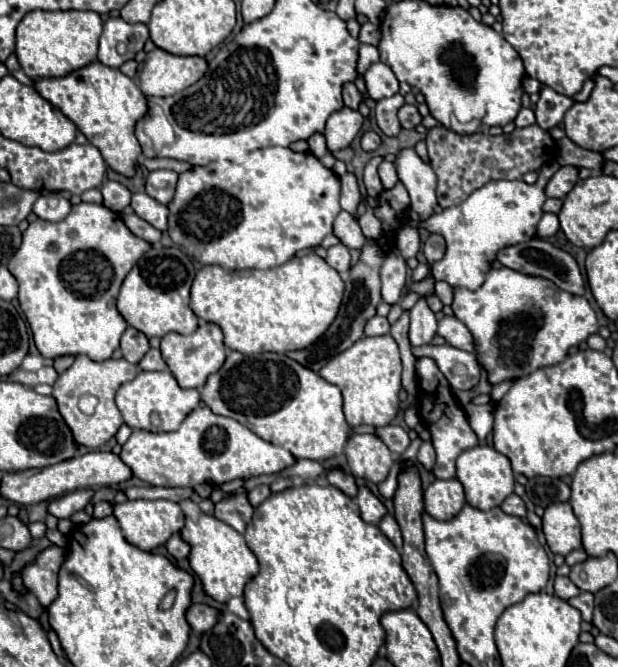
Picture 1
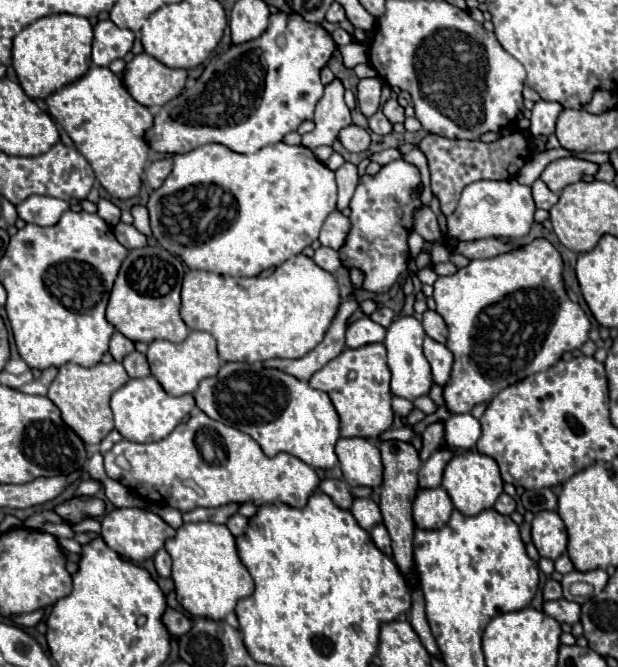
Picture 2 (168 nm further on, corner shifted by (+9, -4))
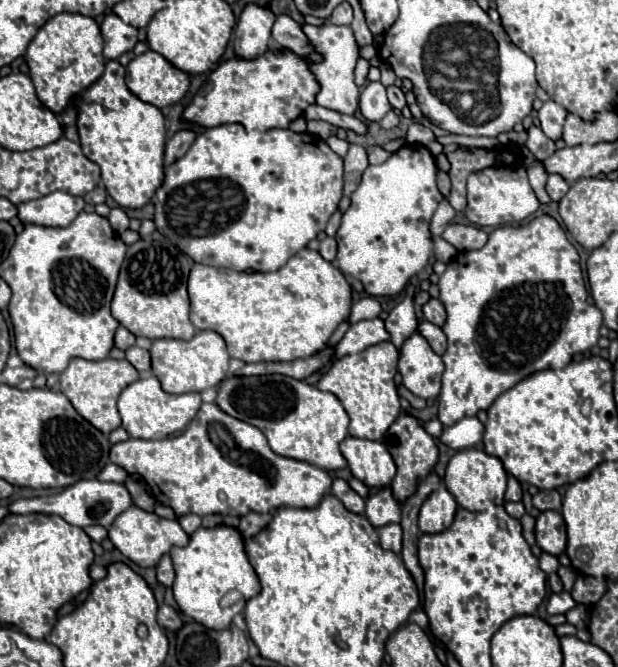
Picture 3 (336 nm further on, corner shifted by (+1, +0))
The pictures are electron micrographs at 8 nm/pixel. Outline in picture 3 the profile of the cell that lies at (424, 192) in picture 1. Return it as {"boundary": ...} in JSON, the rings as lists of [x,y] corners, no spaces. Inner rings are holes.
{"boundary":[[[448,224],[442,238],[450,242],[456,250],[468,252],[478,250],[488,242],[488,232],[476,226],[462,226],[462,224]]]}

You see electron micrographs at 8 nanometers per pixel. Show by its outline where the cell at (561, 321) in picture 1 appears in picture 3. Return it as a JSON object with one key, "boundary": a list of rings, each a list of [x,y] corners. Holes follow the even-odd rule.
{"boundary":[[[538,216],[528,226],[502,226],[502,228],[496,228],[494,232],[490,232],[490,240],[484,248],[470,250],[470,252],[460,252],[456,258],[450,260],[448,268],[440,276],[438,288],[440,288],[440,302],[444,304],[444,308],[448,312],[446,324],[442,326],[442,330],[448,338],[448,350],[442,356],[442,360],[446,364],[446,370],[442,374],[442,392],[440,392],[440,404],[438,404],[438,420],[442,422],[444,428],[456,424],[464,416],[476,416],[478,410],[488,410],[488,406],[500,394],[504,394],[506,390],[516,386],[522,378],[526,378],[534,372],[540,372],[544,368],[562,368],[562,366],[566,366],[572,360],[572,354],[578,354],[578,352],[584,352],[584,350],[592,348],[600,338],[598,330],[602,326],[602,312],[594,304],[588,302],[578,252],[572,246],[572,242],[566,238],[566,232],[560,228],[560,224],[550,216]]]}

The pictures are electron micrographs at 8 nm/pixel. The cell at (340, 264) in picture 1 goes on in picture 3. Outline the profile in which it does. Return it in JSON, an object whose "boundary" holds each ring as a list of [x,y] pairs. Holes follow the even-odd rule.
{"boundary":[[[326,236],[326,238],[320,242],[320,250],[318,250],[318,252],[322,254],[322,258],[324,258],[324,260],[328,260],[328,262],[334,262],[334,260],[336,260],[336,254],[338,254],[336,240]]]}

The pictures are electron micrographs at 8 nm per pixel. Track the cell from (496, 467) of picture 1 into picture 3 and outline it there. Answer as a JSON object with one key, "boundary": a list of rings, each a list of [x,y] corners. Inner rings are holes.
{"boundary":[[[468,448],[468,450],[456,452],[450,458],[448,468],[446,468],[446,476],[444,476],[446,488],[454,494],[456,502],[470,512],[484,512],[490,506],[504,504],[506,480],[508,480],[508,474],[502,466],[502,462],[496,456],[490,456],[478,448]]]}

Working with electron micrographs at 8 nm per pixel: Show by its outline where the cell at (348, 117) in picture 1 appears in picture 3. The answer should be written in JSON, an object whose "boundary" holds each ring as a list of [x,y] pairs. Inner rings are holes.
{"boundary":[[[304,24],[302,30],[306,32],[314,48],[324,56],[322,64],[310,62],[310,68],[320,82],[320,94],[316,96],[316,104],[340,114],[354,114],[358,110],[358,86],[354,84],[354,68],[358,62],[358,42],[354,38],[352,28],[336,26],[336,24],[324,24],[324,26]]]}

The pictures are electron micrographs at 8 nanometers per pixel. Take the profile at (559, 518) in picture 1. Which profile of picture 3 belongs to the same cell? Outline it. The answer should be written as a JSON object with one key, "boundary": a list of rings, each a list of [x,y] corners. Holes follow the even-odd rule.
{"boundary":[[[550,510],[550,512],[542,512],[536,520],[536,542],[538,546],[552,554],[552,556],[560,556],[566,550],[566,524],[560,512]]]}

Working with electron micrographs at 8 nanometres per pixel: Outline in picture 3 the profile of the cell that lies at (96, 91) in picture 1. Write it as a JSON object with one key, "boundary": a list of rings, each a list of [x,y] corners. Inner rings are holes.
{"boundary":[[[108,60],[104,74],[80,94],[78,108],[78,134],[80,134],[80,146],[84,150],[84,156],[94,160],[102,170],[102,180],[106,184],[108,194],[118,202],[122,208],[142,208],[156,192],[156,188],[164,180],[164,142],[166,142],[166,128],[164,128],[164,116],[162,112],[142,102],[138,96],[134,96],[126,86],[126,70],[120,66],[118,60]]]}

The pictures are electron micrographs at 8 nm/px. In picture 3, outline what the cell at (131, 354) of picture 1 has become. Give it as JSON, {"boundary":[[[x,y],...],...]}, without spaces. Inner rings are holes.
{"boundary":[[[120,326],[120,328],[116,330],[116,338],[114,338],[114,342],[116,342],[116,348],[120,348],[120,350],[128,350],[130,346],[136,344],[136,336],[134,336],[132,332],[128,332],[124,326]]]}

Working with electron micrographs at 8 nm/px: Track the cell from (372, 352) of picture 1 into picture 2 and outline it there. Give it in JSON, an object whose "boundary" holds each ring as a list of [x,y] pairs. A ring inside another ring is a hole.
{"boundary":[[[366,344],[362,348],[346,348],[330,360],[322,370],[318,370],[310,378],[310,388],[324,390],[338,416],[340,416],[340,436],[352,438],[368,438],[374,440],[382,432],[386,432],[392,426],[394,412],[390,406],[392,394],[390,394],[390,370],[386,364],[386,346],[384,344]]]}

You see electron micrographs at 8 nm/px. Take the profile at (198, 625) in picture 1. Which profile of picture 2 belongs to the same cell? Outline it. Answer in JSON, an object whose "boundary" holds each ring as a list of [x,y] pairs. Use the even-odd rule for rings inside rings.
{"boundary":[[[166,610],[162,614],[162,624],[166,626],[166,630],[172,634],[172,636],[182,636],[190,630],[190,618],[184,614],[184,612],[178,612],[178,610]]]}

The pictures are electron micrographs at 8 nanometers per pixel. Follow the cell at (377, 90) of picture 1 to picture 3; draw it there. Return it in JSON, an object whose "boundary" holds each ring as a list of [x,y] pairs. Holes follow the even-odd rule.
{"boundary":[[[368,82],[360,94],[360,110],[368,122],[378,122],[388,110],[390,102],[386,98],[386,88],[380,82]]]}

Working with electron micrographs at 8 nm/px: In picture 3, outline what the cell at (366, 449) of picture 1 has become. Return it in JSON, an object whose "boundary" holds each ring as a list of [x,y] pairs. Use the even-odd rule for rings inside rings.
{"boundary":[[[348,436],[340,444],[340,452],[348,460],[354,478],[370,488],[384,488],[396,474],[394,460],[382,442]]]}

